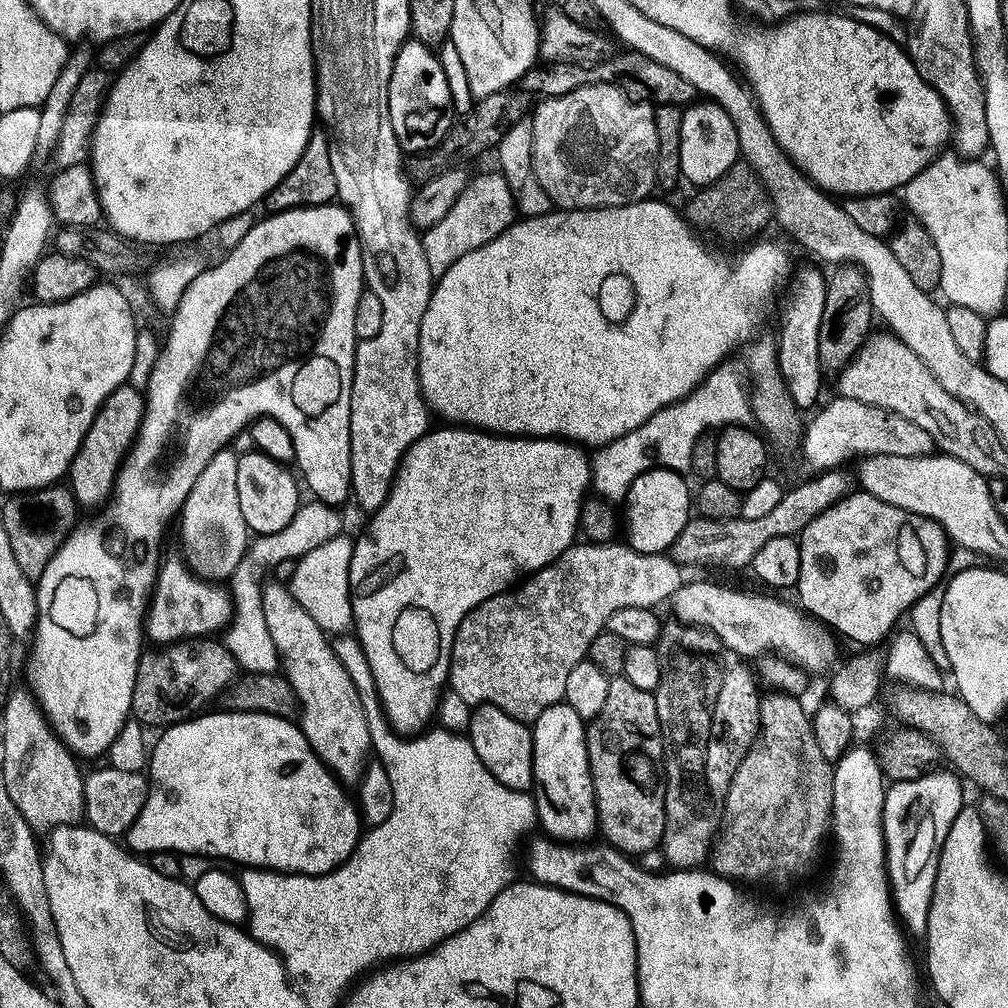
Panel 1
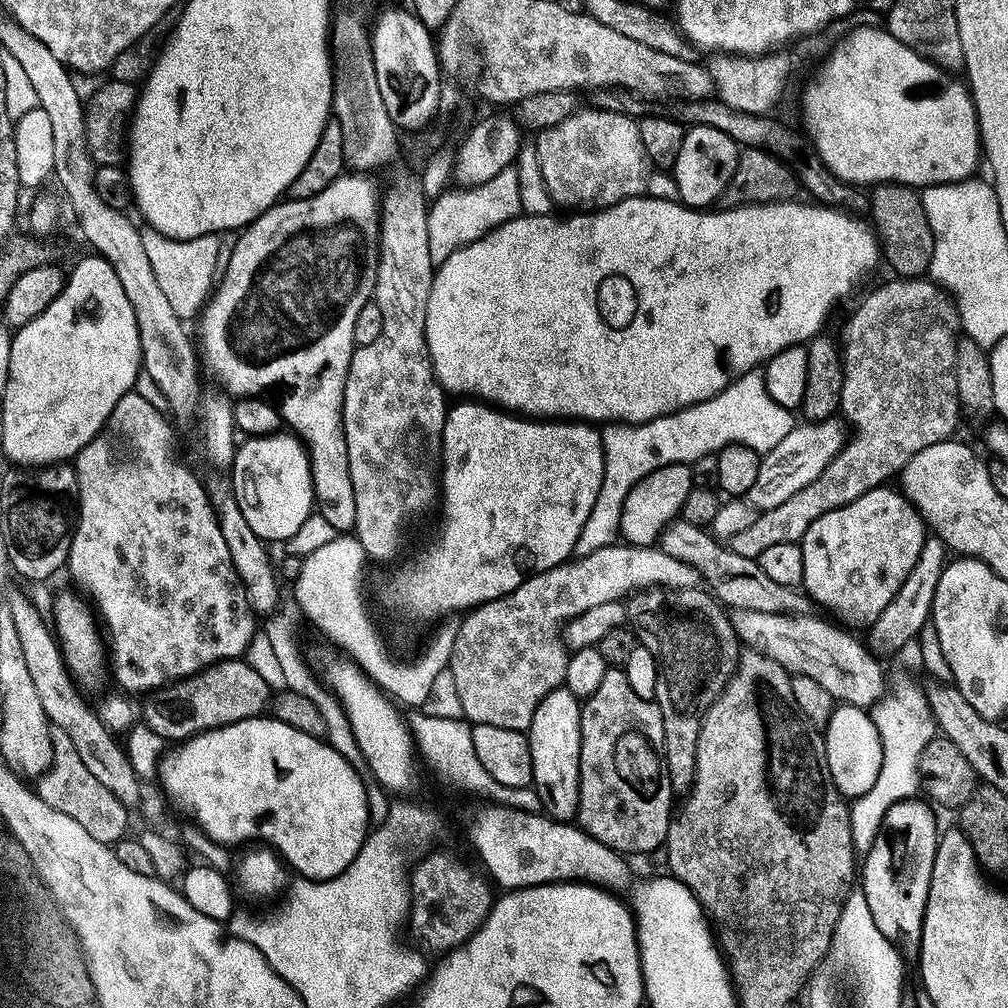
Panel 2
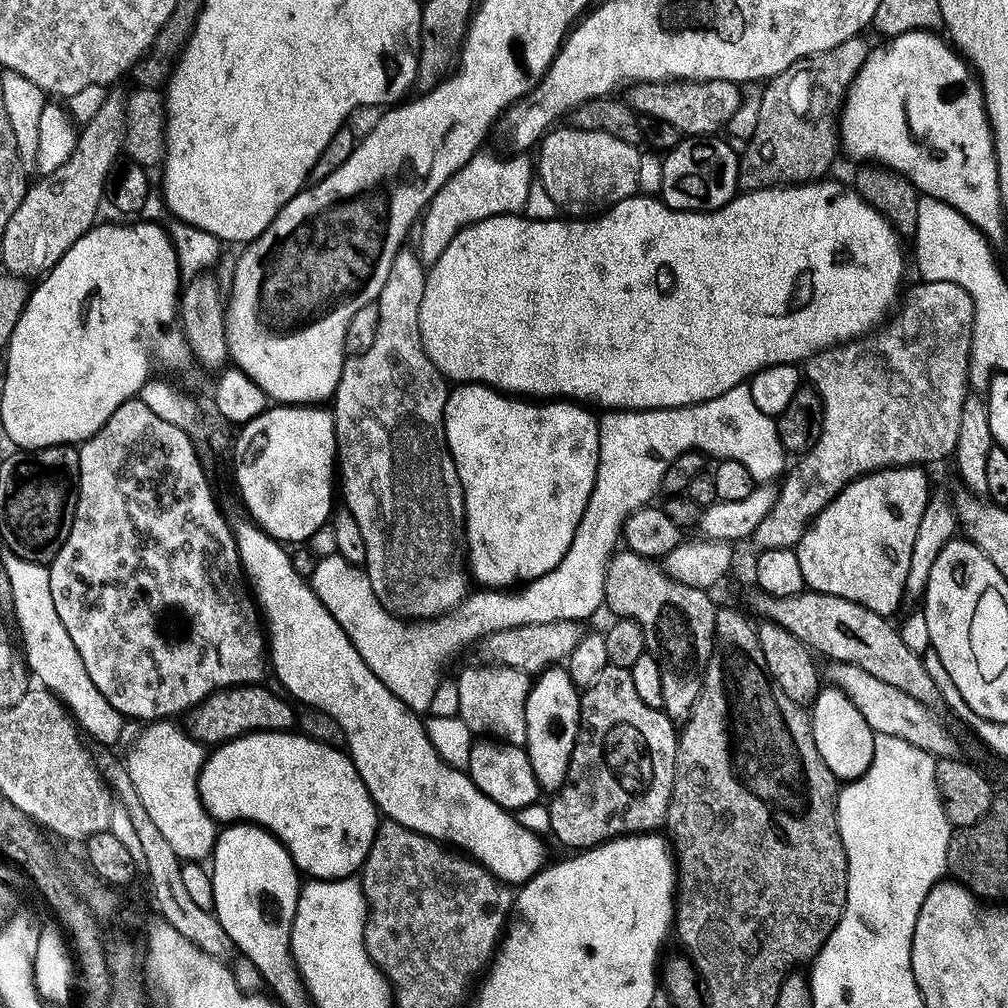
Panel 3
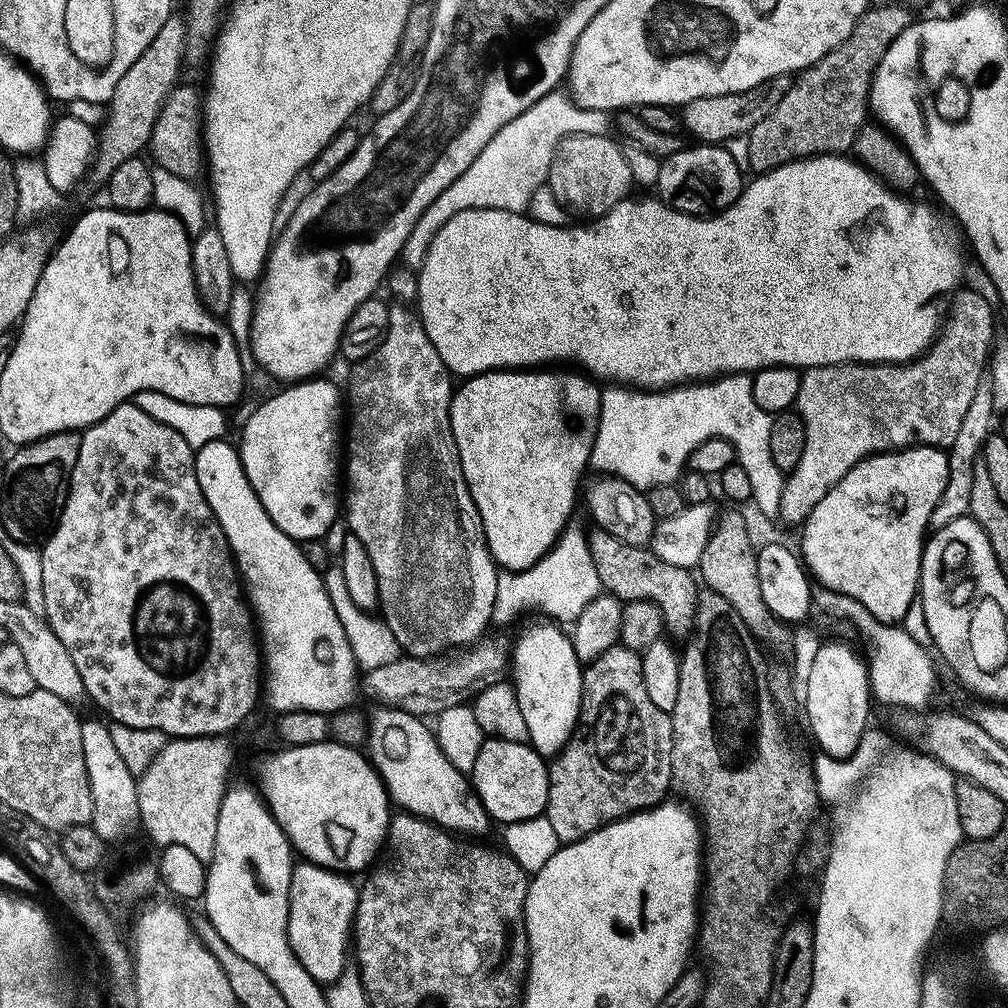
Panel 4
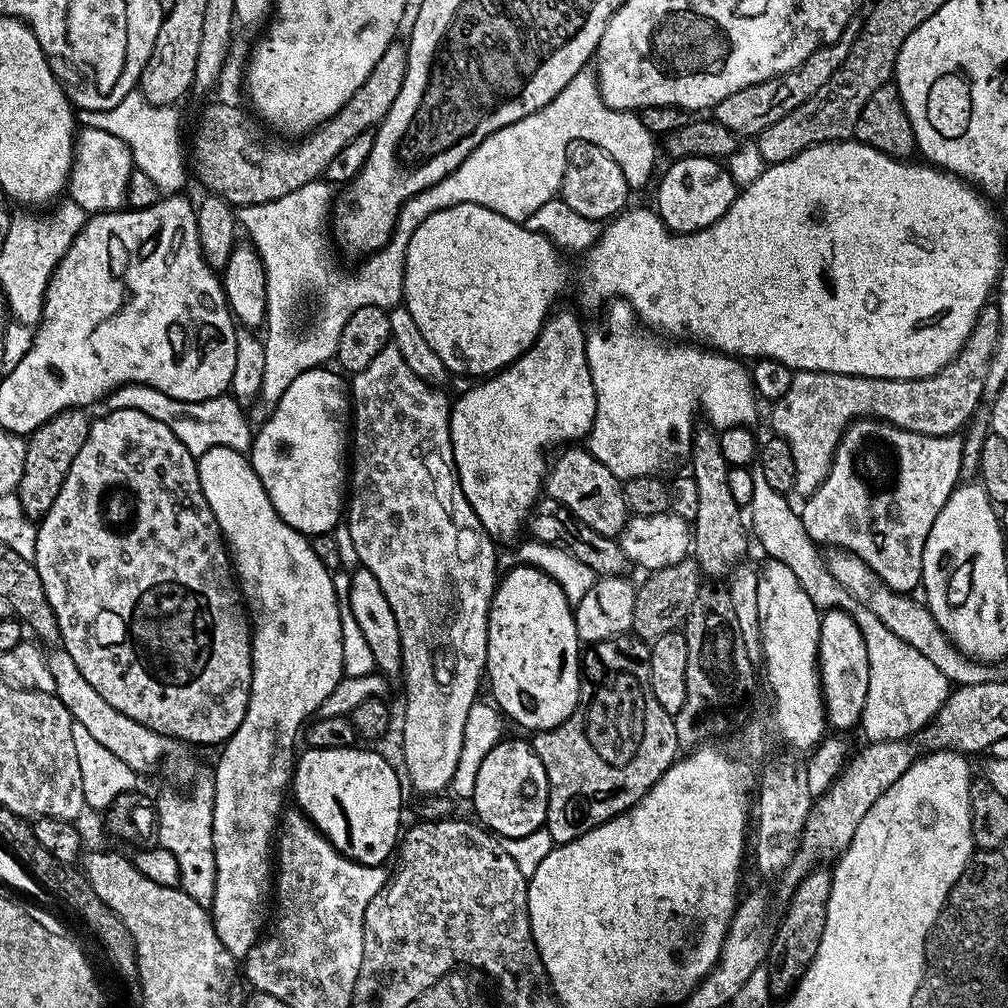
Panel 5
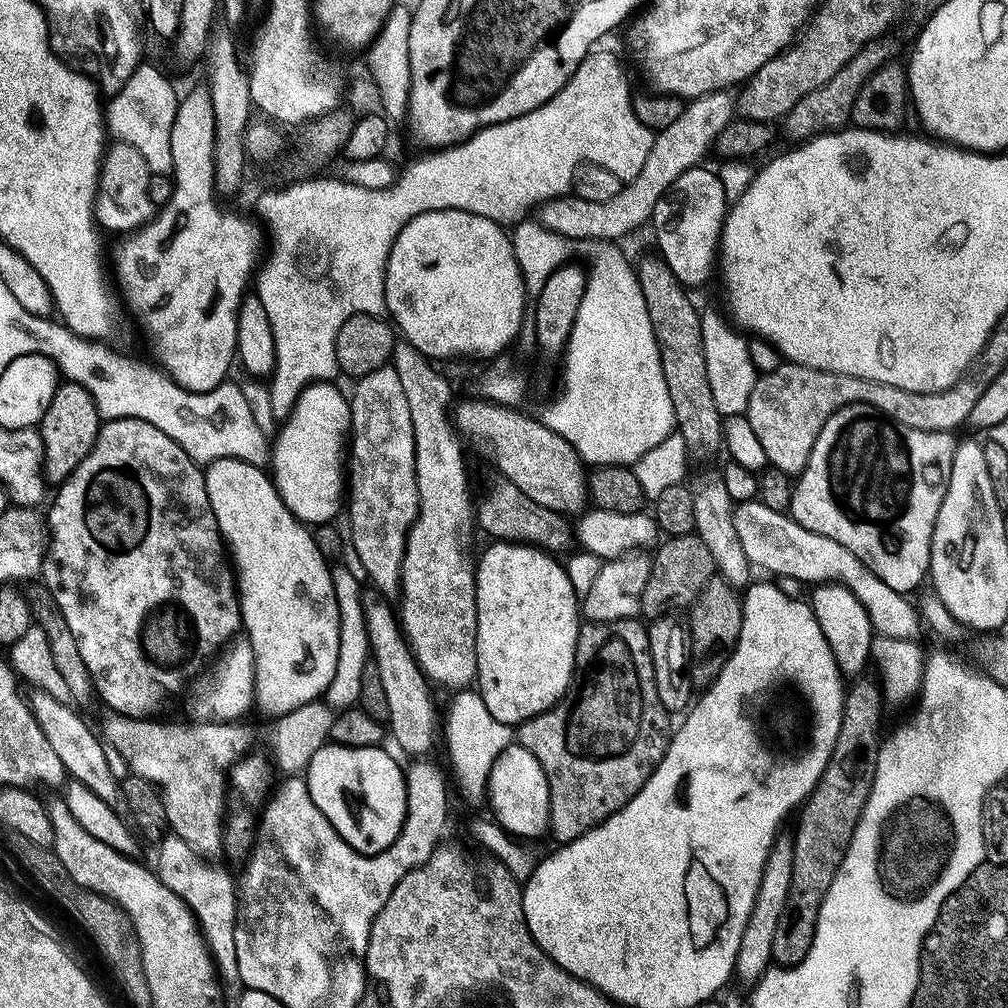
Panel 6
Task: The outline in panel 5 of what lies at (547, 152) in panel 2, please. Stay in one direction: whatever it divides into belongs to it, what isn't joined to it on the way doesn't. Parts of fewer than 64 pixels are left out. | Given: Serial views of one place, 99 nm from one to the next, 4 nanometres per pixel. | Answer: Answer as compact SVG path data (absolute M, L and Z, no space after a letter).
M580 142L569 151L568 165L558 196L566 202L566 206L570 206L570 210L574 210L574 214L582 214L582 218L597 222L607 221L625 211L629 203L628 195L630 189L622 174L622 166L618 166L618 162L614 162L614 158L606 150Z

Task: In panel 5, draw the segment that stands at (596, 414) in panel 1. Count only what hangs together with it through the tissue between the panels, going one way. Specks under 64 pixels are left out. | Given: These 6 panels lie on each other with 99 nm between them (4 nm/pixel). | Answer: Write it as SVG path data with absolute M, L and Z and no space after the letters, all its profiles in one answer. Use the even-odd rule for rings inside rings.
M855 138L841 140L838 144L819 144L793 160L767 165L757 181L742 188L730 210L726 210L718 222L697 232L674 234L662 222L659 212L651 207L629 207L609 219L596 243L587 249L584 272L588 281L584 284L584 296L603 302L613 298L624 300L645 329L656 334L665 332L668 336L689 336L692 342L709 340L713 349L733 358L754 356L761 360L776 360L802 372L833 372L883 380L921 380L938 374L964 349L978 314L993 295L1000 279L1000 268L1006 263L1004 236L1000 233L999 218L988 209L989 201L971 183L927 163L916 163L895 160ZM455 204L449 208L439 208L436 212L430 213L416 227L410 238L410 246L406 250L406 262L404 263L404 275L402 277L404 285L402 304L410 310L415 325L421 330L426 342L430 344L430 349L434 350L438 358L448 368L449 373L465 372L468 376L476 376L472 378L487 378L511 366L514 361L520 359L522 353L530 350L534 341L540 337L544 321L548 319L554 305L557 303L555 300L563 294L564 287L568 284L568 268L560 261L560 256L562 256L561 249L557 248L548 237L540 232L531 232L519 220L511 220L494 210L486 210L486 206Z

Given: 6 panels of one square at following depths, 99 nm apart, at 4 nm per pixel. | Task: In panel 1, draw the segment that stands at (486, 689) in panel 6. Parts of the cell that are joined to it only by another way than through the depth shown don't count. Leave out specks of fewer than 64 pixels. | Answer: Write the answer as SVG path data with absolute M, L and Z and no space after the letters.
M566 703L555 704L531 725L532 778L536 819L547 835L561 842L588 842L597 835L596 799L588 765L586 721Z

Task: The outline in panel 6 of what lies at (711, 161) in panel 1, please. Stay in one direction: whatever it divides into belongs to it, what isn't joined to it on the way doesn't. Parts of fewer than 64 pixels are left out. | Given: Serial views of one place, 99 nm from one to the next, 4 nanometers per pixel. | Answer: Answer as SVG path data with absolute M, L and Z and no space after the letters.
M697 166L686 170L686 174L677 178L664 195L664 199L658 202L658 206L654 206L650 221L650 228L656 231L659 255L663 256L670 270L674 270L680 283L689 289L706 283L714 276L720 235L730 207L730 201L717 173L712 168L710 170L704 167Z

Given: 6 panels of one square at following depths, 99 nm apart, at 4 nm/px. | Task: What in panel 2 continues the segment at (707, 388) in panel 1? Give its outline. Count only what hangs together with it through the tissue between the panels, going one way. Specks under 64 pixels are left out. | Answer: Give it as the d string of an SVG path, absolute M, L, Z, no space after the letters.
M753 370L740 376L723 388L714 398L701 404L659 416L644 424L621 424L612 422L603 429L604 473L594 510L582 526L582 534L576 543L576 552L583 554L604 548L617 539L620 530L622 502L634 485L646 478L658 466L687 464L710 456L725 448L727 444L747 444L758 453L778 446L794 427L793 413L770 398L764 377Z

